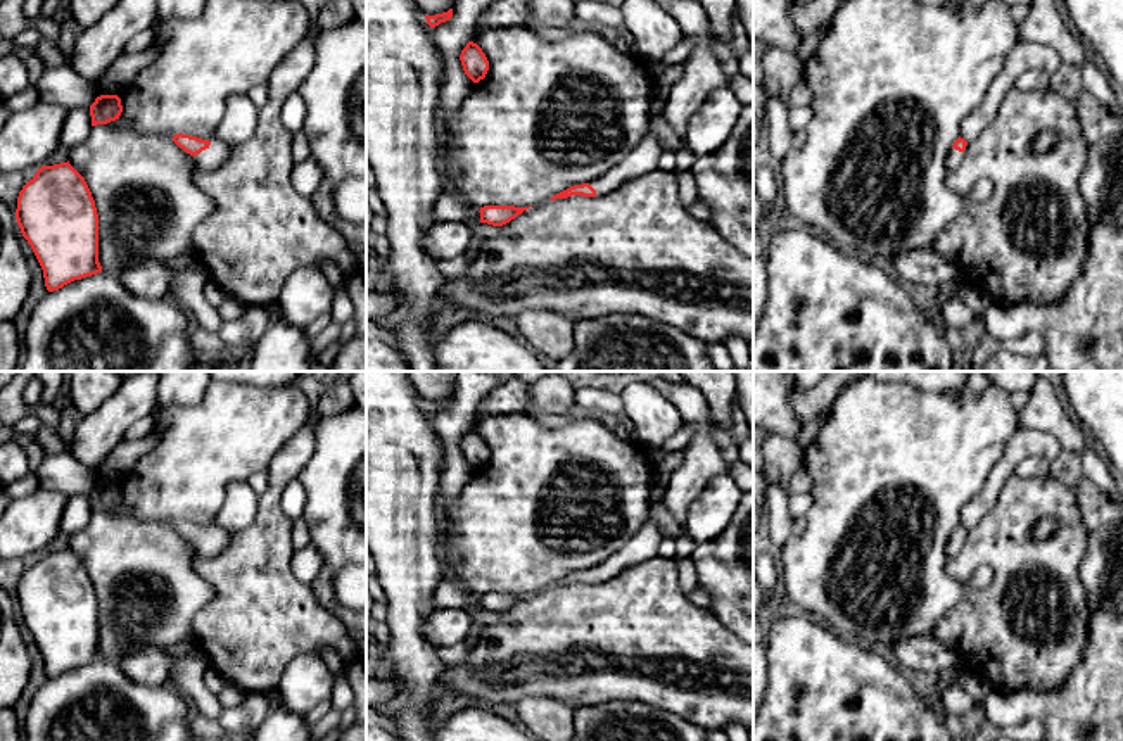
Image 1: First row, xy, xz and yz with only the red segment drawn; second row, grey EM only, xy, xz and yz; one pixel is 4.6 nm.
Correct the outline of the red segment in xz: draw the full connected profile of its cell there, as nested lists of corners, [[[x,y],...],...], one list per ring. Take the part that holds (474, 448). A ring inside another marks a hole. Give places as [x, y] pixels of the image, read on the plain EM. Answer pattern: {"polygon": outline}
{"polygon": [[[468,428],[466,434],[461,437],[460,447],[465,461],[473,470],[479,470],[480,466],[485,465],[489,458],[489,447],[477,430]]]}

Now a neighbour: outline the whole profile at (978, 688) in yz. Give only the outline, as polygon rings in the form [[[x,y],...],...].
[[[973,672],[964,679],[962,686],[976,703],[983,703],[993,691],[988,681]]]

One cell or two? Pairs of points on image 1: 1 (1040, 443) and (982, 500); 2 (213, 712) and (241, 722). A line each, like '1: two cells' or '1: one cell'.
1: one cell
2: one cell

